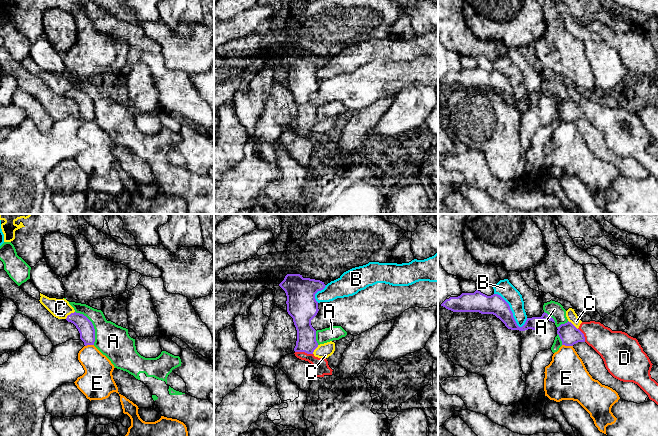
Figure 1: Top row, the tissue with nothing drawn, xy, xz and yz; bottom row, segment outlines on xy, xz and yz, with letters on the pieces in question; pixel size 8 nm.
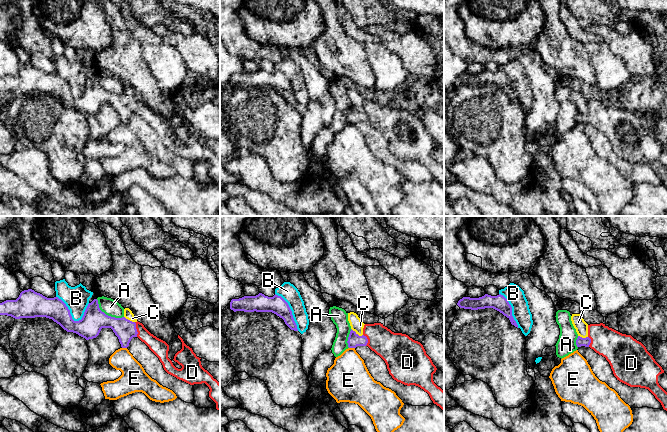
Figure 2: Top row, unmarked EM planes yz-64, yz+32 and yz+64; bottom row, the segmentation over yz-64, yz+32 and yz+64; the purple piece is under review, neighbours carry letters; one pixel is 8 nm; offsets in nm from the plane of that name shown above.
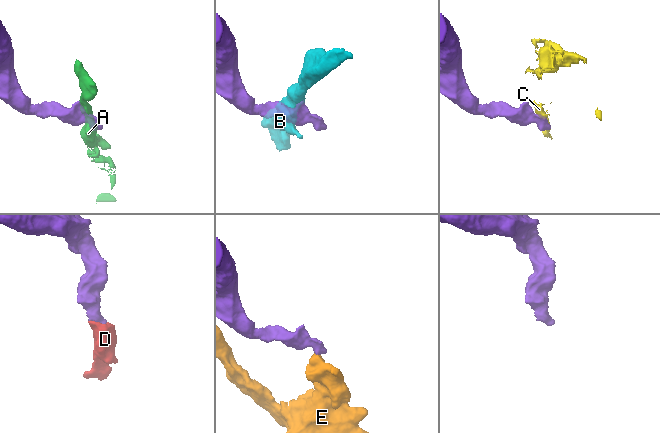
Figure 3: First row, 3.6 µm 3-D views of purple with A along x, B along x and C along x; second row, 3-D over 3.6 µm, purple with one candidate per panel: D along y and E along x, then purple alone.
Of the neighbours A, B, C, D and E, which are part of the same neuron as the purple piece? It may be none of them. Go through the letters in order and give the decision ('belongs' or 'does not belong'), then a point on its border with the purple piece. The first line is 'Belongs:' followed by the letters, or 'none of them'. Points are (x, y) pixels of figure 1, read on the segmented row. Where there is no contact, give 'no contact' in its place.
Belongs: D
A: does not belong; meets purple in xy at (92, 325)
B: does not belong; meets purple in yz at (510, 309)
C: does not belong; meets purple in xy at (70, 314)
D: belongs; meets purple in xz at (304, 351)
E: does not belong; meets purple in yz at (567, 345)

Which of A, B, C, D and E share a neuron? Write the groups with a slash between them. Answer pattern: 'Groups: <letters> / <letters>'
Groups: A / B / C / D / E

